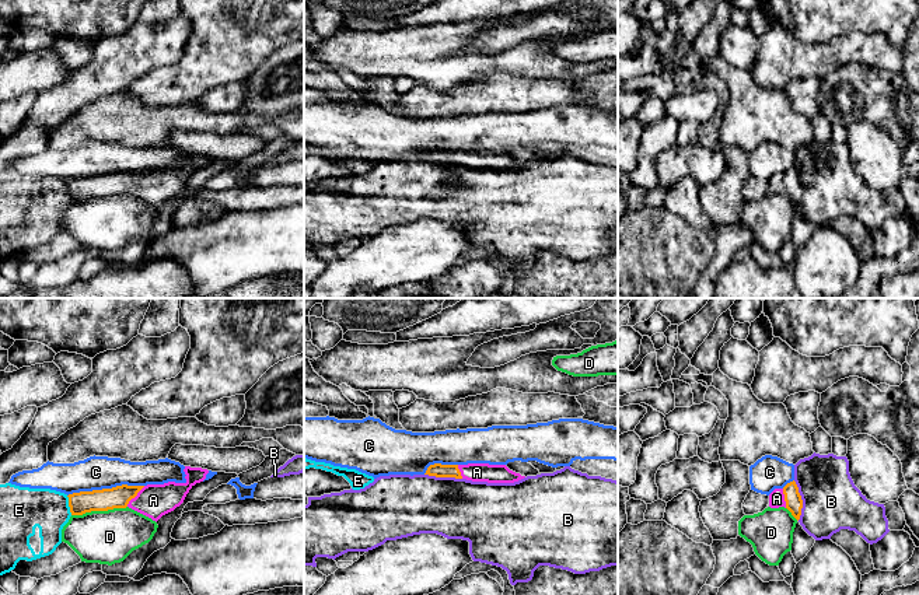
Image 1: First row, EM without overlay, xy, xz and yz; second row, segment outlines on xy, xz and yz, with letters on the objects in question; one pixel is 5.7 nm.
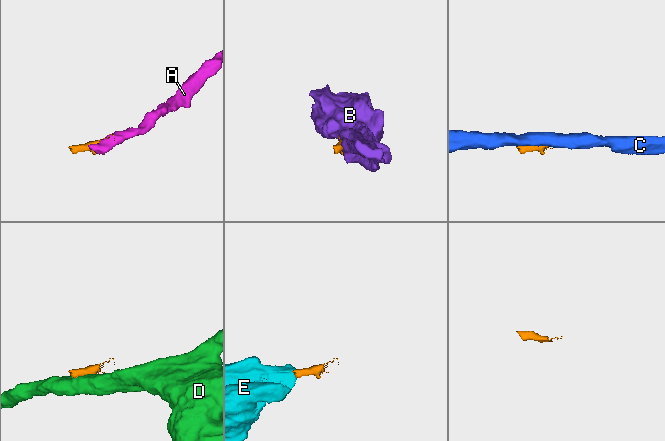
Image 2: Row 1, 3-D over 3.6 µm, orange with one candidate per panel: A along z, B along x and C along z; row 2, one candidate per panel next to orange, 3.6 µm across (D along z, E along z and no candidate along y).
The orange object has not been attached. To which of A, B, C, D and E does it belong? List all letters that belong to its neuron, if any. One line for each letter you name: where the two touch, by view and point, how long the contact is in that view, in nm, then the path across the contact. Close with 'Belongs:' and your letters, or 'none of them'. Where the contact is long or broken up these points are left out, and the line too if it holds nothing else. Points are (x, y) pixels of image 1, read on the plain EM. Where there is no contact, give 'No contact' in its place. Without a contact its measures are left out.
A: Touches orange at xy (135, 182). Shared border 160 nm
Belongs: A

